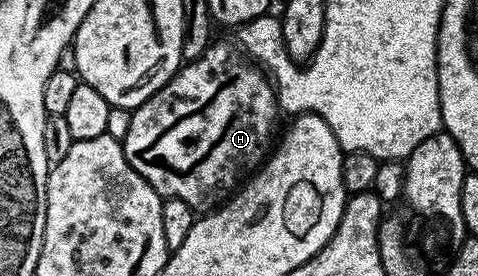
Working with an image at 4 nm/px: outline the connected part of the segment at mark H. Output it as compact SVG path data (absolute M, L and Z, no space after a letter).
M210 42L209 47L198 59L188 60L173 78L168 79L147 101L143 101L143 105L132 108L131 129L127 129L127 137L123 141L127 161L131 165L131 169L135 169L135 173L139 173L139 177L146 179L155 188L158 195L165 199L178 199L194 209L200 209L200 207L205 207L201 209L216 208L226 196L236 191L238 186L244 183L265 162L271 148L274 146L275 136L278 134L277 115L279 116L279 108L277 106L277 92L273 90L269 76L261 70L258 64L246 58L232 42L230 42L231 44L217 42Z

